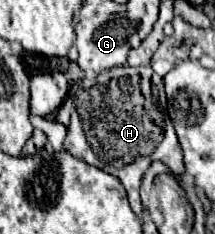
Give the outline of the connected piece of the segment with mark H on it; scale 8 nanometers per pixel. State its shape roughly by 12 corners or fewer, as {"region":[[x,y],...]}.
{"region":[[138,68],[98,82],[98,120],[76,90],[56,112],[64,150],[116,176],[142,216],[152,162],[182,176],[163,79],[142,94]]}

